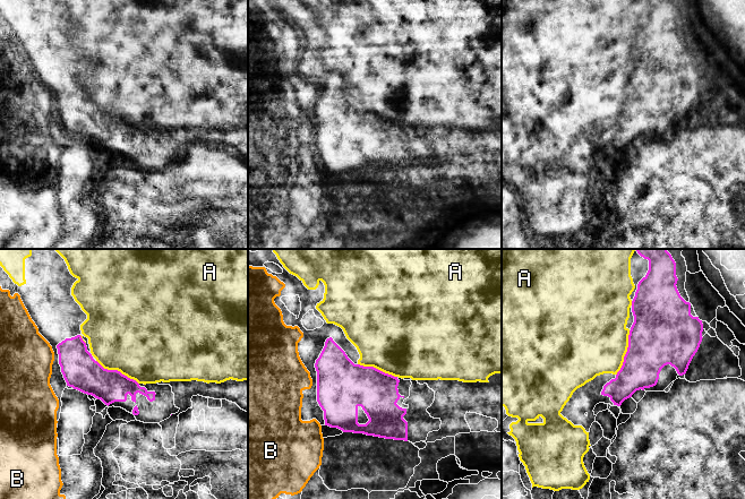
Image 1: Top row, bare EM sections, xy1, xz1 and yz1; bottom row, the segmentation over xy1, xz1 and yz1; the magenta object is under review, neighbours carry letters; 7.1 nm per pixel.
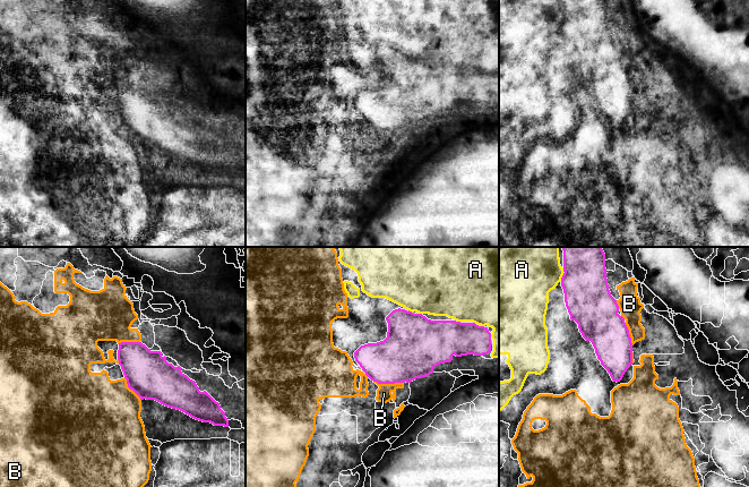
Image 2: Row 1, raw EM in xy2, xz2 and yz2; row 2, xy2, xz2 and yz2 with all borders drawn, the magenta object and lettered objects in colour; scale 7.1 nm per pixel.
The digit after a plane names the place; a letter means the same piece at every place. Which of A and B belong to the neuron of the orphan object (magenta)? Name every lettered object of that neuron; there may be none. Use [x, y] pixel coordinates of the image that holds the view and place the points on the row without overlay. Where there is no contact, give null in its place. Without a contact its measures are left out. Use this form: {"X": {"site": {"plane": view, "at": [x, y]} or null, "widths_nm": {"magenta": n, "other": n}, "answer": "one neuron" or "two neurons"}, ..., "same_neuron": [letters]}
{"A": {"site": {"plane": "yz1", "at": [626, 100]}, "widths_nm": {"magenta": 400, "other": 480}, "answer": "one neuron"}, "B": {"site": {"plane": "xz2", "at": [388, 129]}, "widths_nm": {"magenta": 380, "other": 110}, "answer": "two neurons"}, "same_neuron": ["A"]}

